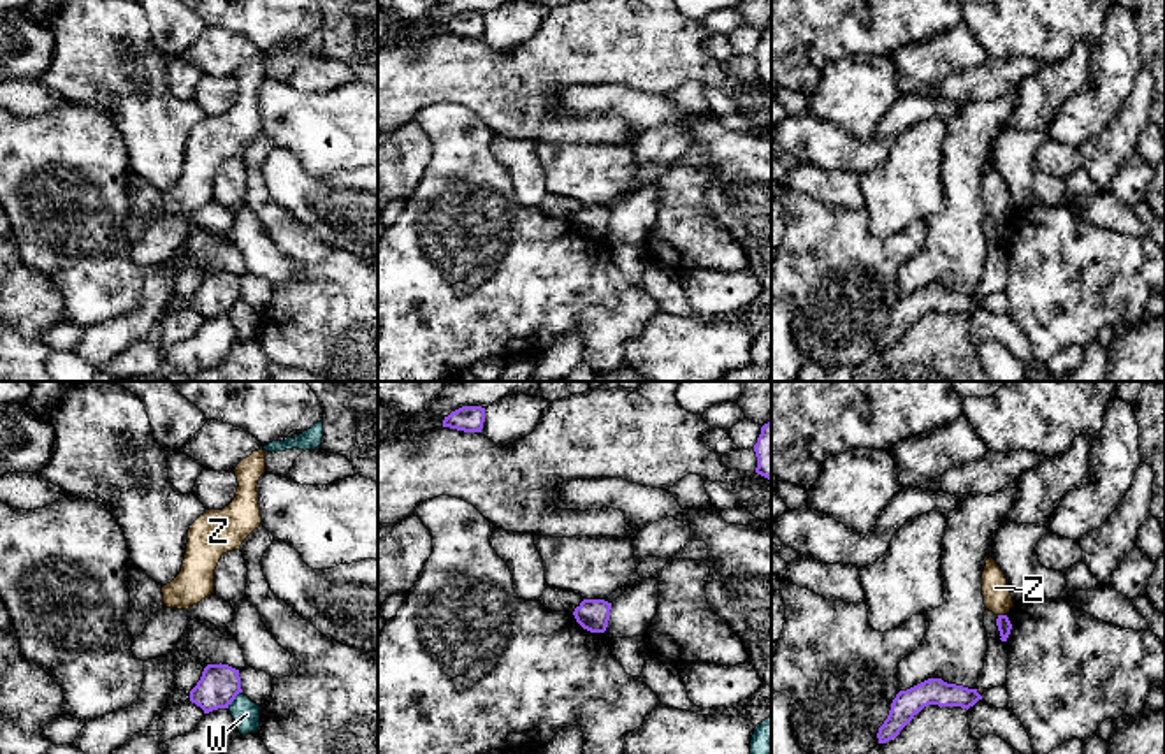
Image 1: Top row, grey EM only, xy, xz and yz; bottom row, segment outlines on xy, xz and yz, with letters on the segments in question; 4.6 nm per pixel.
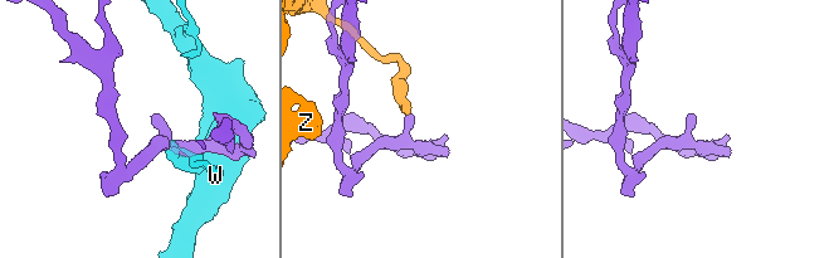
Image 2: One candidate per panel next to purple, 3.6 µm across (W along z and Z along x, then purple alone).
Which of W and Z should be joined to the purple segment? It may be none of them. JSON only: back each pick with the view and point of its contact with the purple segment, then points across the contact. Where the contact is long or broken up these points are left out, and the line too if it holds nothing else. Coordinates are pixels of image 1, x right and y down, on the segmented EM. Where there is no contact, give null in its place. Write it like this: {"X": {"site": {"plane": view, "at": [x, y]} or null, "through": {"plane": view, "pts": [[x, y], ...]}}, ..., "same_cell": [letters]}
{"same_cell": []}

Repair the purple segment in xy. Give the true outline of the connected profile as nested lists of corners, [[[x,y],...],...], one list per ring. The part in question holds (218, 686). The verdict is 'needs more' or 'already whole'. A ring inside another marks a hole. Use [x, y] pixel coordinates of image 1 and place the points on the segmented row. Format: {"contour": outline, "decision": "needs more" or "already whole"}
{"contour": [[[221,663],[207,664],[197,685],[190,691],[190,701],[209,714],[228,708],[239,692],[242,692],[239,670]]], "decision": "already whole"}

